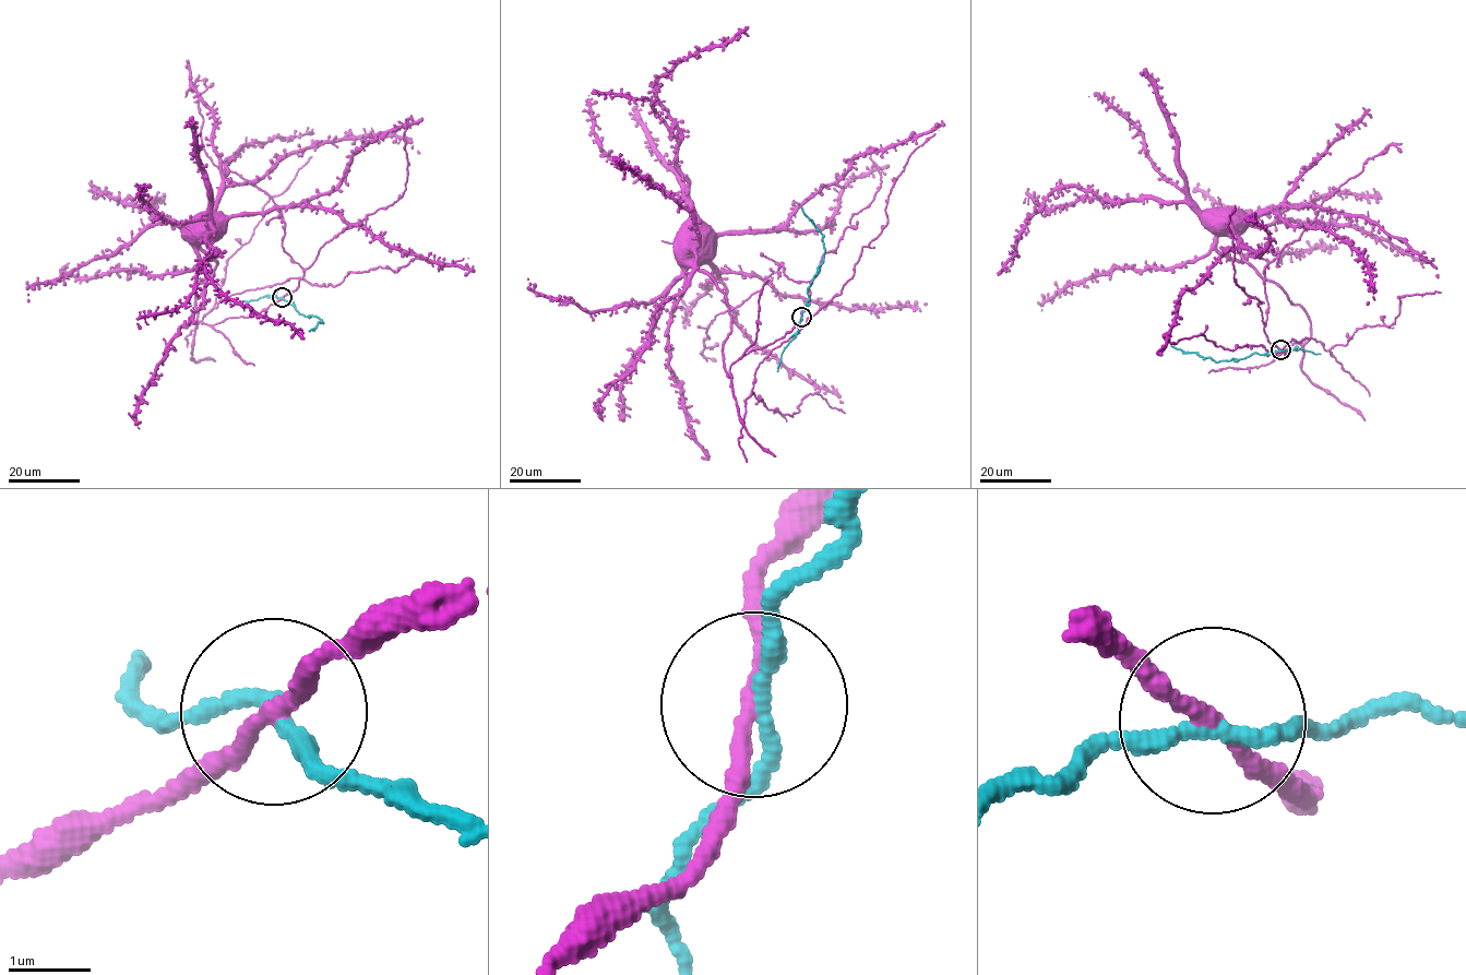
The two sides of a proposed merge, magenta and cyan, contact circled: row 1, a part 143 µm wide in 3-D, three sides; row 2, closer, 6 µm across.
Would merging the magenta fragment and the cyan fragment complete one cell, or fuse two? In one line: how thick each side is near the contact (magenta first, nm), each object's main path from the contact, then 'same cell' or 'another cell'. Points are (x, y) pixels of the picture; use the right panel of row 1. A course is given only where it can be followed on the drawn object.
calibres 180 and 170 nm; course magenta (1280, 349), (1286, 357), (1286, 349), (1310, 337), (1307, 311), (1243, 258), (1235, 236), (1218, 233), (1222, 217); course cyan (1280, 349), (1252, 353), (1239, 360), (1214, 361), (1170, 345); another cell

